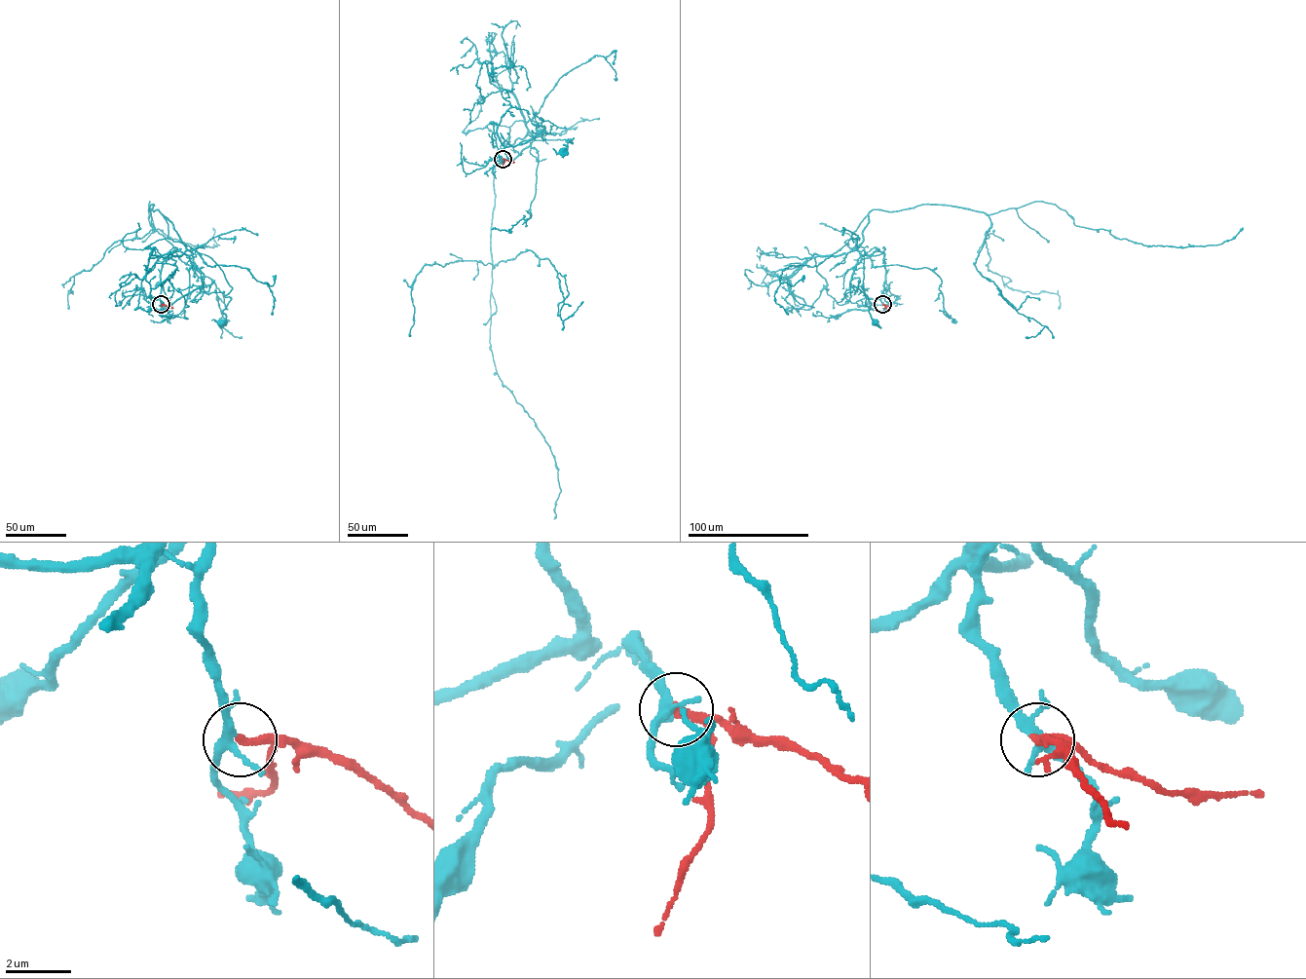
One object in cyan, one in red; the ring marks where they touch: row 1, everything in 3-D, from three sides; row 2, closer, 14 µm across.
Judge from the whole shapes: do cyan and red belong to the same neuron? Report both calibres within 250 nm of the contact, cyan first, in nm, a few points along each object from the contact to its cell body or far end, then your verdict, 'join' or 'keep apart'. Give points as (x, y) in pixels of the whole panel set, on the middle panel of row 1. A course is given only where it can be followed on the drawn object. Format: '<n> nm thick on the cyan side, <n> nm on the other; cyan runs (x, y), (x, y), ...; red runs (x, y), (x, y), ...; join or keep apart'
260 nm thick on the cyan side, 200 nm on the other; cyan runs (503, 159), (512, 160), (533, 136), (574, 137), (563, 150); red runs (503, 159), (514, 162); join

